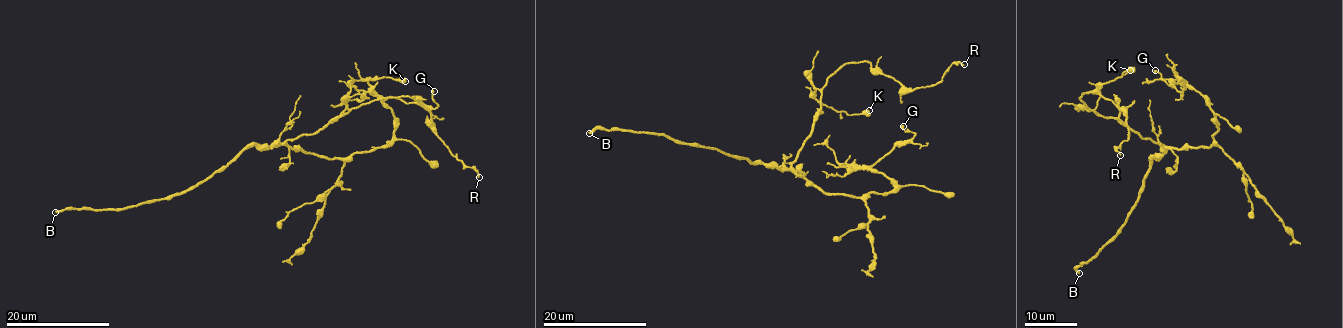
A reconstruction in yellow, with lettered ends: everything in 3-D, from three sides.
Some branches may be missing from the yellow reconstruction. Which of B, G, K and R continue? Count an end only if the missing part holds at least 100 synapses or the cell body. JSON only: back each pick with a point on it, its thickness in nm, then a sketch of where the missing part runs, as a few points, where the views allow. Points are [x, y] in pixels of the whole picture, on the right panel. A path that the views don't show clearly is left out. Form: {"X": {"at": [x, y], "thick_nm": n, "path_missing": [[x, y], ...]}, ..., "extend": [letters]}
{"B": {"at": [1079, 273], "thick_nm": 280}, "extend": ["B"]}

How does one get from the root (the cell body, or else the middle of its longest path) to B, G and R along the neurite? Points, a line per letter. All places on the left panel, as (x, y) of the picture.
B: (296, 138), (281, 145), (247, 145), (225, 166), (204, 180), (164, 199), (122, 209), (69, 208), (55, 212)
G: (296, 138), (285, 141), (329, 159), (382, 148), (392, 139), (395, 119), (383, 101), (434, 108), (434, 91)
R: (296, 138), (314, 134), (338, 116), (375, 100), (414, 96), (427, 109), (437, 136), (448, 151), (479, 177)

